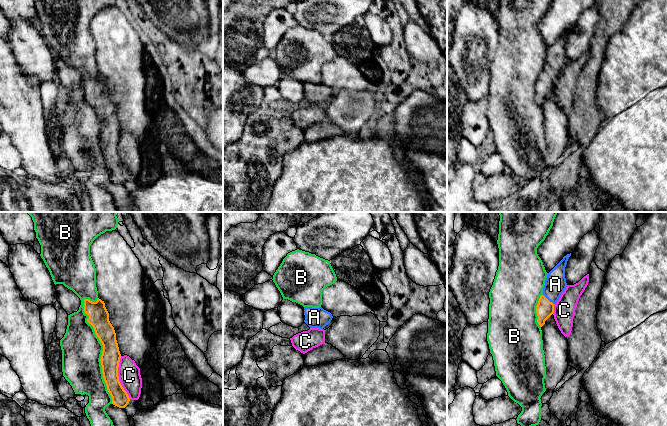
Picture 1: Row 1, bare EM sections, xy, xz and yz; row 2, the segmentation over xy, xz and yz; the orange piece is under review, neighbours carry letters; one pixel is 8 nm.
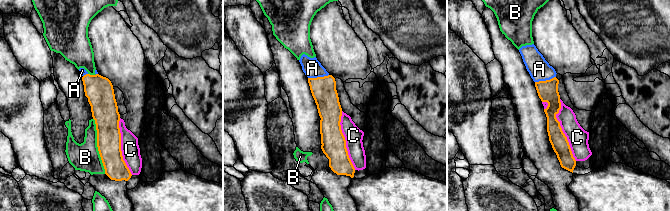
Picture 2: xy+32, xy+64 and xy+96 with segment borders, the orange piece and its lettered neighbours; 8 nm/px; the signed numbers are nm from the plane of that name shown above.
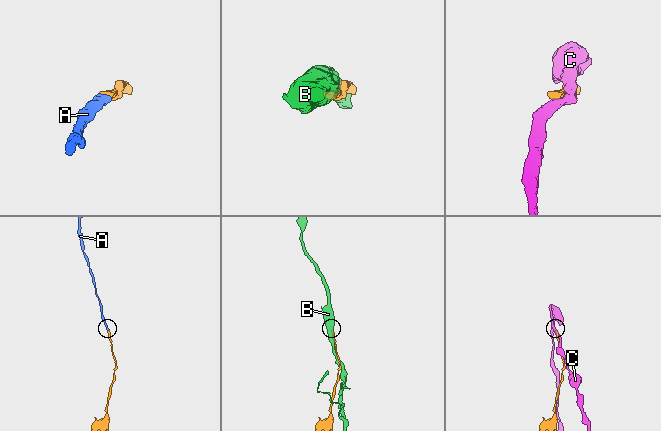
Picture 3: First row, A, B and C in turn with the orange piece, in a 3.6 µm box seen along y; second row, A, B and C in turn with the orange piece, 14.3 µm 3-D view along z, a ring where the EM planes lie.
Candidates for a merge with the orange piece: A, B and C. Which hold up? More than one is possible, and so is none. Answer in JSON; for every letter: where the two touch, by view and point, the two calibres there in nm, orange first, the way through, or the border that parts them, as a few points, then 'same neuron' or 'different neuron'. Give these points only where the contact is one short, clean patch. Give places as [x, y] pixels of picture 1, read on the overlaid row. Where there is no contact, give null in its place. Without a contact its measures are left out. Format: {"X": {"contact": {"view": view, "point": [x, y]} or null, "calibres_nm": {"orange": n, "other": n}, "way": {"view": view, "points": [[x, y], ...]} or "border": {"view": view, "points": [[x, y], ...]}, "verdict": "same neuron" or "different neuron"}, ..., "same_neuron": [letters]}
{"A": {"contact": {"view": "yz", "point": [548, 300]}, "calibres_nm": {"orange": 140, "other": 170}, "way": {"view": "yz", "points": [[544, 309], [548, 300], [555, 284]]}, "verdict": "same neuron"}, "B": {"contact": {"view": "xy", "point": [102, 351]}, "calibres_nm": {"orange": 160, "other": 320}, "verdict": "different neuron"}, "C": {"contact": {"view": "xy", "point": [118, 378]}, "calibres_nm": {"orange": 160, "other": 180}, "verdict": "different neuron"}, "same_neuron": ["A"]}

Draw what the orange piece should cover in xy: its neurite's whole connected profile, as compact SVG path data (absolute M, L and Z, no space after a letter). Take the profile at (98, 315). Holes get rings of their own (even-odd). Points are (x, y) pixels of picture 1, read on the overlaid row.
M99 298L96 302L84 299L84 312L89 316L87 322L93 326L96 336L103 345L100 361L103 378L112 397L112 404L125 408L130 398L119 381L118 367L121 354L105 303Z

